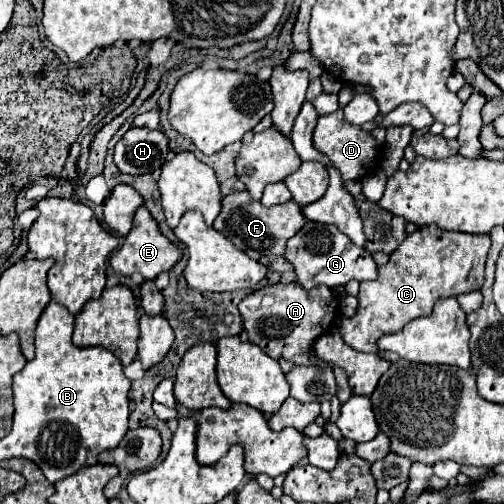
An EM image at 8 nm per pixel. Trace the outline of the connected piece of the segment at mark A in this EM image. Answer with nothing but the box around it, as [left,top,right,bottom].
[239,283,337,365]

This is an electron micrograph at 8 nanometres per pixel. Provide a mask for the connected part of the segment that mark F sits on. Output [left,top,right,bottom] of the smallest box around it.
[213,191,305,259]

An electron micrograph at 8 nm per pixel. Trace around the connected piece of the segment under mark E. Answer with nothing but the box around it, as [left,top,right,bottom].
[109,205,181,281]

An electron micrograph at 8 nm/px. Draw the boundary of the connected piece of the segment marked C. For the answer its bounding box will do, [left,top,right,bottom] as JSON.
[341,225,489,353]

